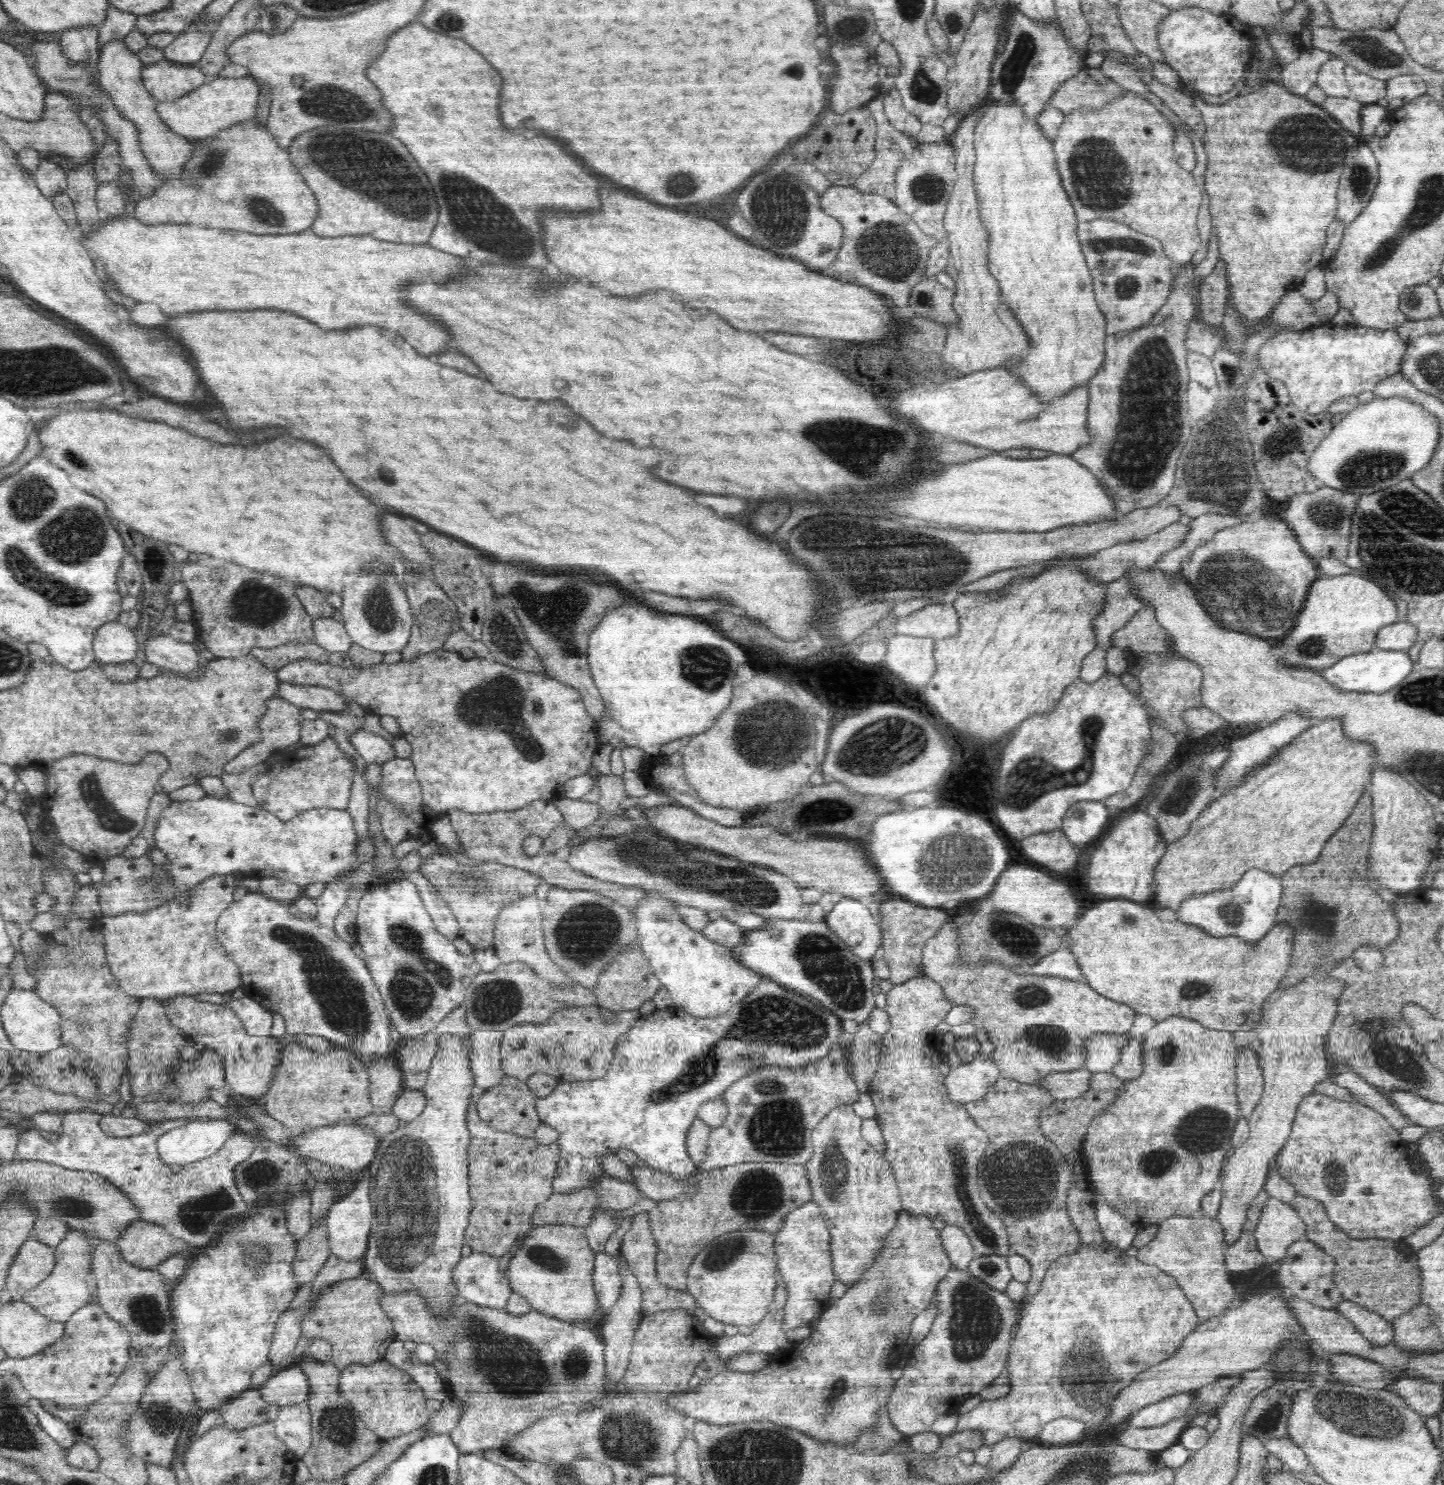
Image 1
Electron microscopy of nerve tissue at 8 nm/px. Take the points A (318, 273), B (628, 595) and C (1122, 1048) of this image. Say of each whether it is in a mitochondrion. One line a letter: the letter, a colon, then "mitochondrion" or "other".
A: other
B: other
C: other

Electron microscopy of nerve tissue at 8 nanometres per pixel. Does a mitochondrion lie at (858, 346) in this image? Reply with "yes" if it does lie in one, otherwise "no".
no

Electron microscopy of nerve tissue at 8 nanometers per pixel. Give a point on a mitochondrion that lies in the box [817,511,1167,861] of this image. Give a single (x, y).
(877, 749)

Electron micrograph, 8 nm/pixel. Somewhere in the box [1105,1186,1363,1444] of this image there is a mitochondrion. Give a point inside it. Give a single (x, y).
(1273, 1414)

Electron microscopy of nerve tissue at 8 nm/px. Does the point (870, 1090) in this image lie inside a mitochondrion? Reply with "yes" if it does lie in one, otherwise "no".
no

